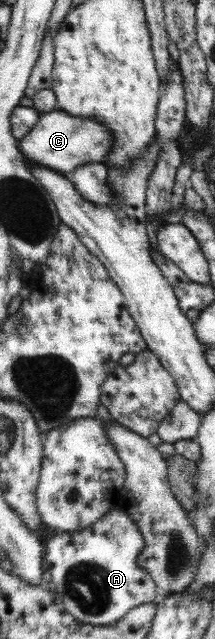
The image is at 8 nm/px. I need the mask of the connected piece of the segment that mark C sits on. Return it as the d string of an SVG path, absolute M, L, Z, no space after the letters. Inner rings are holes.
M62 109L52 112L40 113L38 122L33 130L22 141L18 142L21 155L28 161L46 165L64 176L69 176L76 167L106 162L106 158L112 154L115 135L108 125L86 116L74 116Z

